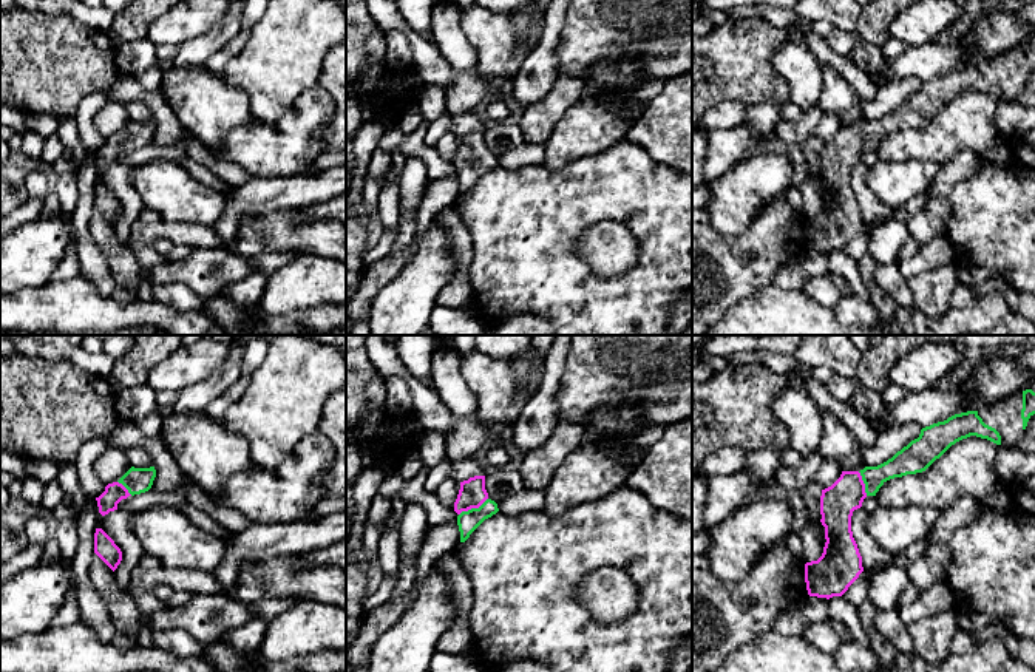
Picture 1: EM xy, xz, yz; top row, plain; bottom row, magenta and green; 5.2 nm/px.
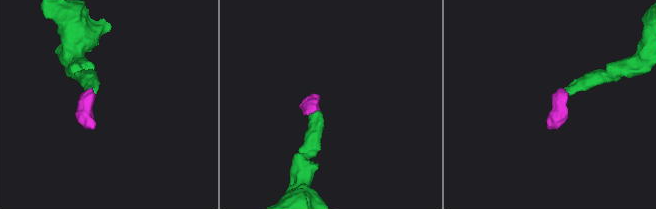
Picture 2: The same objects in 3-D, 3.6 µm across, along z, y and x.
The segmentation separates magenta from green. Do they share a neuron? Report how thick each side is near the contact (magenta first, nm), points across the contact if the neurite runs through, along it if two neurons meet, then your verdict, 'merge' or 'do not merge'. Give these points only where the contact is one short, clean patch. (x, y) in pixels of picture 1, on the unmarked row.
140 nm thick on the magenta side, 110 nm on the other; runs through xz (471, 149), (473, 161), (468, 175); merge

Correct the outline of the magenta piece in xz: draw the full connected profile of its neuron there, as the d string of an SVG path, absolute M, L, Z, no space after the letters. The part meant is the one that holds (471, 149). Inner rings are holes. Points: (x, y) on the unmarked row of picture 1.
M474 130L460 136L454 165L459 168L460 196L465 196L485 173L499 165L497 158L488 151L485 144L485 130Z

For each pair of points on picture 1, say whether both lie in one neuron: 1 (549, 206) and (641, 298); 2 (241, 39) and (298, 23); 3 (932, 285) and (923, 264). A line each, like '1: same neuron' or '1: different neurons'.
1: same neuron
2: different neurons
3: different neurons

